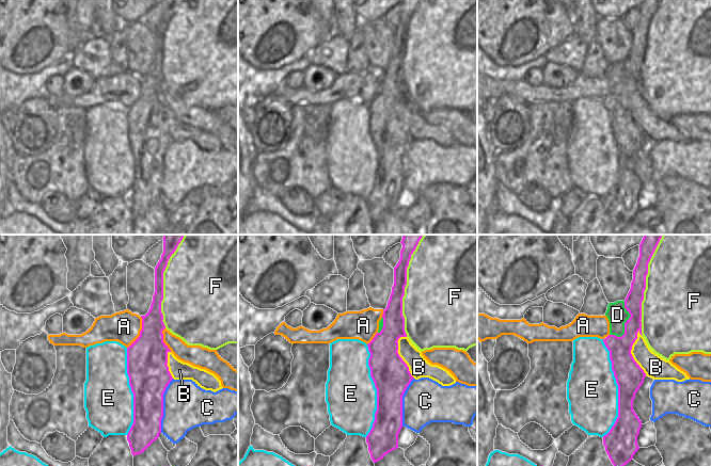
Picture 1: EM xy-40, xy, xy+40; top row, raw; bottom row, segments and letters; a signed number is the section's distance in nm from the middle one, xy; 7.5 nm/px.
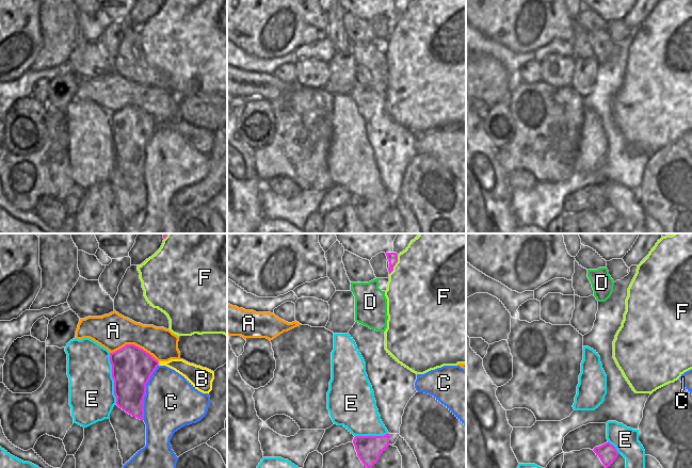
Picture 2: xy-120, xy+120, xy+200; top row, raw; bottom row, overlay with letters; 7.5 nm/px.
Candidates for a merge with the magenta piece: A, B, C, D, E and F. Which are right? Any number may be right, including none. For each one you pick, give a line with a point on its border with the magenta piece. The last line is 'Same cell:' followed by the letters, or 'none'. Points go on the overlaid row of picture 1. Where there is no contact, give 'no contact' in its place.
Same cell: none

